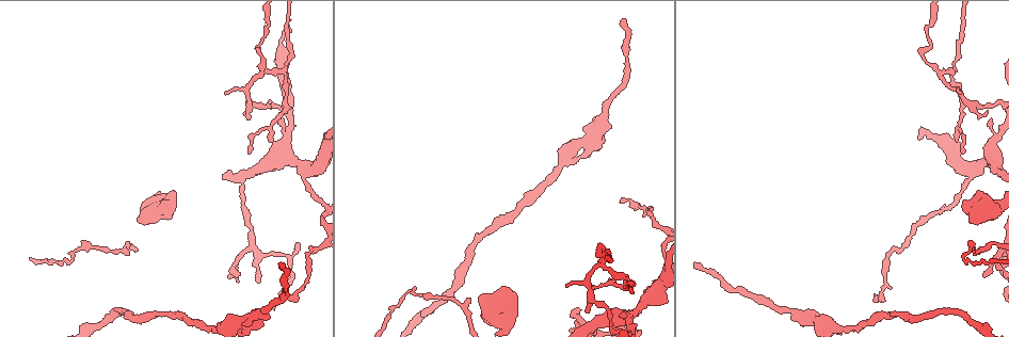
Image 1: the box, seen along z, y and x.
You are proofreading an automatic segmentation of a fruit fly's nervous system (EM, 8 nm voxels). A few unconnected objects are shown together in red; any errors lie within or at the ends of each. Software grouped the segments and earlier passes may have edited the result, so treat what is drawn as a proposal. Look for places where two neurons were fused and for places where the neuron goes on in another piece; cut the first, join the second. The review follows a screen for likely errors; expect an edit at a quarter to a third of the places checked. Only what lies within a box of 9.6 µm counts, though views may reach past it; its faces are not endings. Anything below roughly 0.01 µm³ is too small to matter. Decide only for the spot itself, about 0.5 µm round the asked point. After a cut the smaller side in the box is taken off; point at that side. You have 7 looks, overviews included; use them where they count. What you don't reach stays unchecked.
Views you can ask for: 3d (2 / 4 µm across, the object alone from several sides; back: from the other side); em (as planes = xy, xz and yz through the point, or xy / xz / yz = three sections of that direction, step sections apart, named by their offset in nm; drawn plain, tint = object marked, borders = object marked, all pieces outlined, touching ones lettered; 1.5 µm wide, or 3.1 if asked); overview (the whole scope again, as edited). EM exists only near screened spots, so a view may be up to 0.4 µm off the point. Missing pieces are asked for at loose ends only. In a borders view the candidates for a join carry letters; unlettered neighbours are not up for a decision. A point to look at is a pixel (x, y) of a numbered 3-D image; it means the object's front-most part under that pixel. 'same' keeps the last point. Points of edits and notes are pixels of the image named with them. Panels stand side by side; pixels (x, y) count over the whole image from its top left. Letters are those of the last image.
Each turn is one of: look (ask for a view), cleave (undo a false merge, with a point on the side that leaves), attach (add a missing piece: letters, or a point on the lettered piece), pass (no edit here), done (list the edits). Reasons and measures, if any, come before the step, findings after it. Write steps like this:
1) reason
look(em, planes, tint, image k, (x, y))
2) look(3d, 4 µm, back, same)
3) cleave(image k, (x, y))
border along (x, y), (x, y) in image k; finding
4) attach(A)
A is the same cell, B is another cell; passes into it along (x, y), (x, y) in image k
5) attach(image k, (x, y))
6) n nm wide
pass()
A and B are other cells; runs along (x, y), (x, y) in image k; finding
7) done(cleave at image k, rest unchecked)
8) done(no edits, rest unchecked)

stops while still wide
look(3d, 4 µm, image 1, (504, 286))

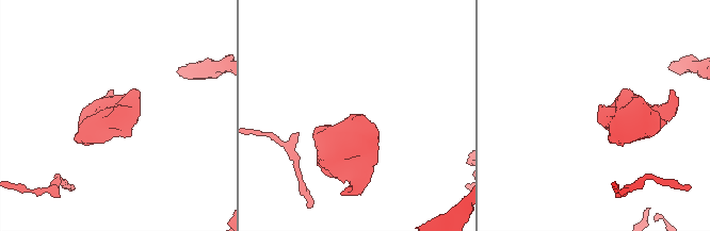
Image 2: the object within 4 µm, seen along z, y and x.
look(em, planes, borders, image 2, (599, 105))

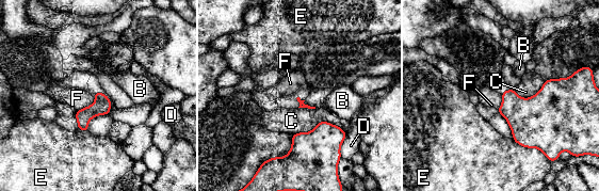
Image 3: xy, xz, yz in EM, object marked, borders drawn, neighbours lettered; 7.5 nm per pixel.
pass()
B, C, D, E and F are other cells; border along (95, 96), (90, 105), (77, 111) in image 3; none of them fits

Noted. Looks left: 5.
look(3d, 4 µm, image 1, (983, 276))

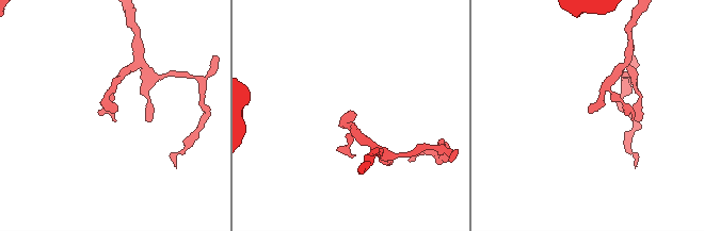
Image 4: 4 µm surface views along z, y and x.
look(em, planes, plain, image 4, (111, 111))

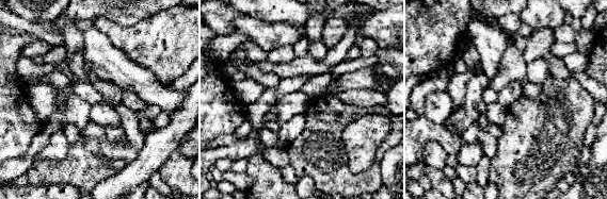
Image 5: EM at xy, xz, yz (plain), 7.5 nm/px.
look(em, planes, borders, same)

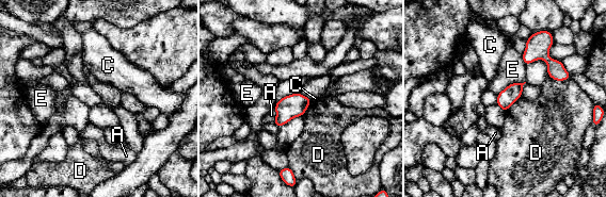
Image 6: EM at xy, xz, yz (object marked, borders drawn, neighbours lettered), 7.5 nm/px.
pass()
A, C, D and E are other cells; border along (547, 74), (555, 80), (571, 78) in image 6; no lettered piece goes on from it

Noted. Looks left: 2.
look(em, xy, step 4, tint, image 1, (644, 301))

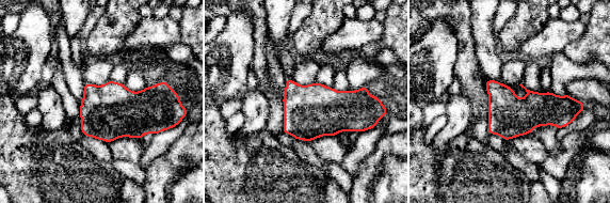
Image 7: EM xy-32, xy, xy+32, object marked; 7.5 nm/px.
look(em, planes, borders, same)

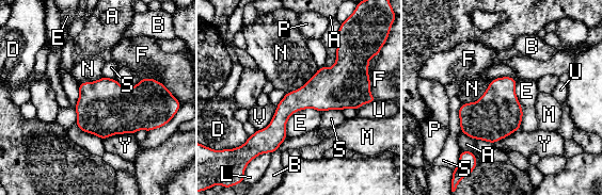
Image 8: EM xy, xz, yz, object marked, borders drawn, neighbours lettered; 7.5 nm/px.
pass()
A, B, D, E, F, L, M, N, P, S, U, V and Y are other cells; border along (492, 80), (477, 100), (462, 103) in image 8; one neuron here

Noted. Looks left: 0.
done(no edits, rest unchecked)

